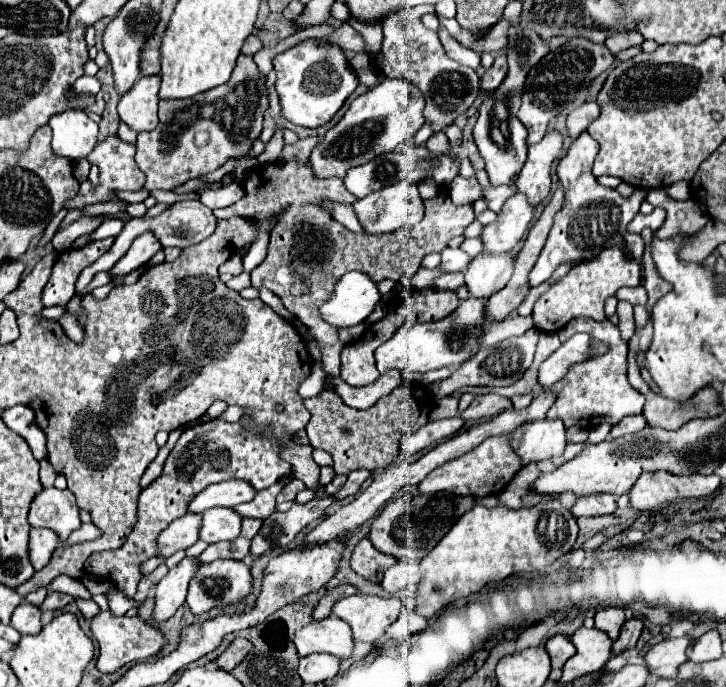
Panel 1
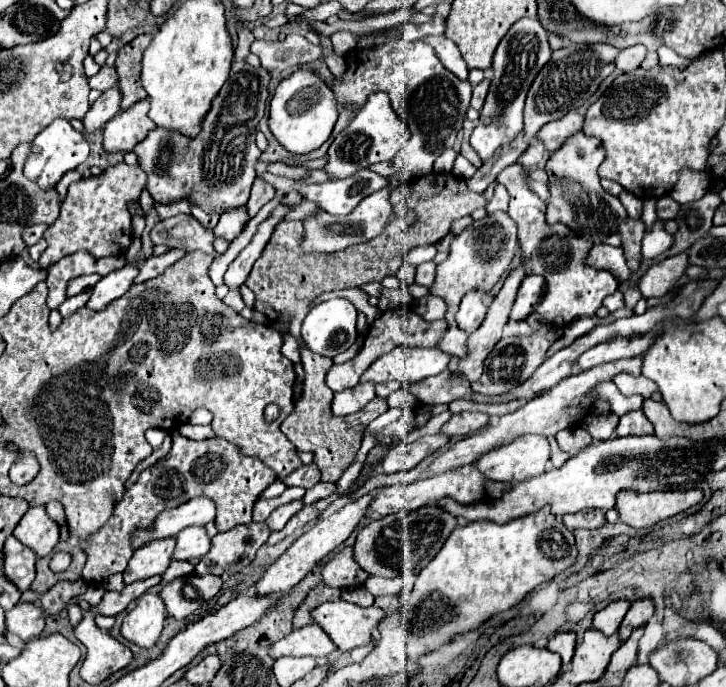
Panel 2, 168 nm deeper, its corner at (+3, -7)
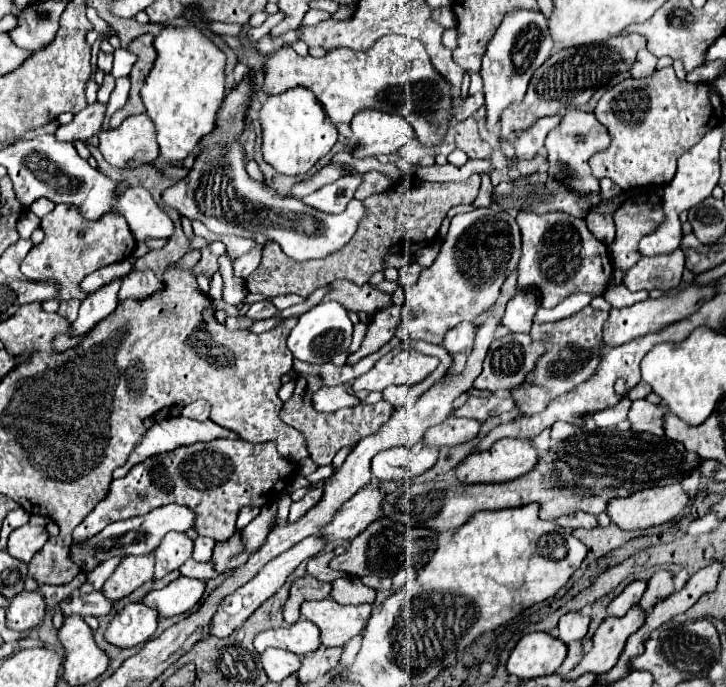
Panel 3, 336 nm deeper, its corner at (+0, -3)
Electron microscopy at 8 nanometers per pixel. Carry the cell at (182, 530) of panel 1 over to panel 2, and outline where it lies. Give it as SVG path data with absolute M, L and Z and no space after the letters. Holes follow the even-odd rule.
M158 539L134 551L128 571L124 571L124 583L148 579L152 575L162 575L170 565L170 555L174 551L174 539Z

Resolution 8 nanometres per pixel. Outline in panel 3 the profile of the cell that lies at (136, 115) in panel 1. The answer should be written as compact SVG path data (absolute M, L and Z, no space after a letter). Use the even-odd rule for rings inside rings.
M141 113L125 119L117 129L105 129L99 135L99 151L113 167L151 163L159 155L155 123Z

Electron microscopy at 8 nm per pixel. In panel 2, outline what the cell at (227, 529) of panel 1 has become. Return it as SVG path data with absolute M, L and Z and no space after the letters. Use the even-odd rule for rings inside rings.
M186 527L176 537L176 547L172 561L188 561L196 557L204 557L210 549L210 537L204 527Z

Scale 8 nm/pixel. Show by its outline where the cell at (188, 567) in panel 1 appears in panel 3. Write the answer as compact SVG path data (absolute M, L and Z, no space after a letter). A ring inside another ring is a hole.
M129 603L119 611L105 631L105 639L117 647L135 647L151 639L157 629L159 613L145 603Z

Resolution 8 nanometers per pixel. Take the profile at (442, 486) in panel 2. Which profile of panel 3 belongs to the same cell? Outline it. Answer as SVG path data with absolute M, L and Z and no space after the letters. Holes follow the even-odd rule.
M367 487L357 491L353 499L349 499L349 503L345 503L345 507L333 517L333 521L321 529L321 533L325 533L329 541L353 539L367 525L379 519L385 497L387 491L379 487Z

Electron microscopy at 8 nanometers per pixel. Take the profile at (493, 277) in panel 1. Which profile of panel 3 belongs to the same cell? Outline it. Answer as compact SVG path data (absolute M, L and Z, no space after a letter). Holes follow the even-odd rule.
M461 321L457 327L453 327L447 335L445 335L445 343L443 347L451 353L453 357L453 365L451 369L455 373L463 371L463 365L467 361L467 355L473 349L473 341L475 341L475 333L477 333L477 325L473 321Z

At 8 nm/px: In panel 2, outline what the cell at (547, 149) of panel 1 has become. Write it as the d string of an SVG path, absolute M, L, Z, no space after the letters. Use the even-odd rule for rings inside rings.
M514 163L502 169L496 175L496 181L502 183L510 193L508 215L518 225L518 243L526 275L542 275L546 279L546 291L542 301L536 305L536 311L544 315L550 321L550 325L558 327L564 327L566 323L572 323L582 315L594 315L596 309L602 305L602 299L618 289L618 279L608 271L600 271L586 265L586 257L588 251L592 249L592 243L578 239L578 235L574 235L574 231L570 231L568 227L562 227L562 223L558 225L546 223L544 219L546 203L528 189L522 165Z

